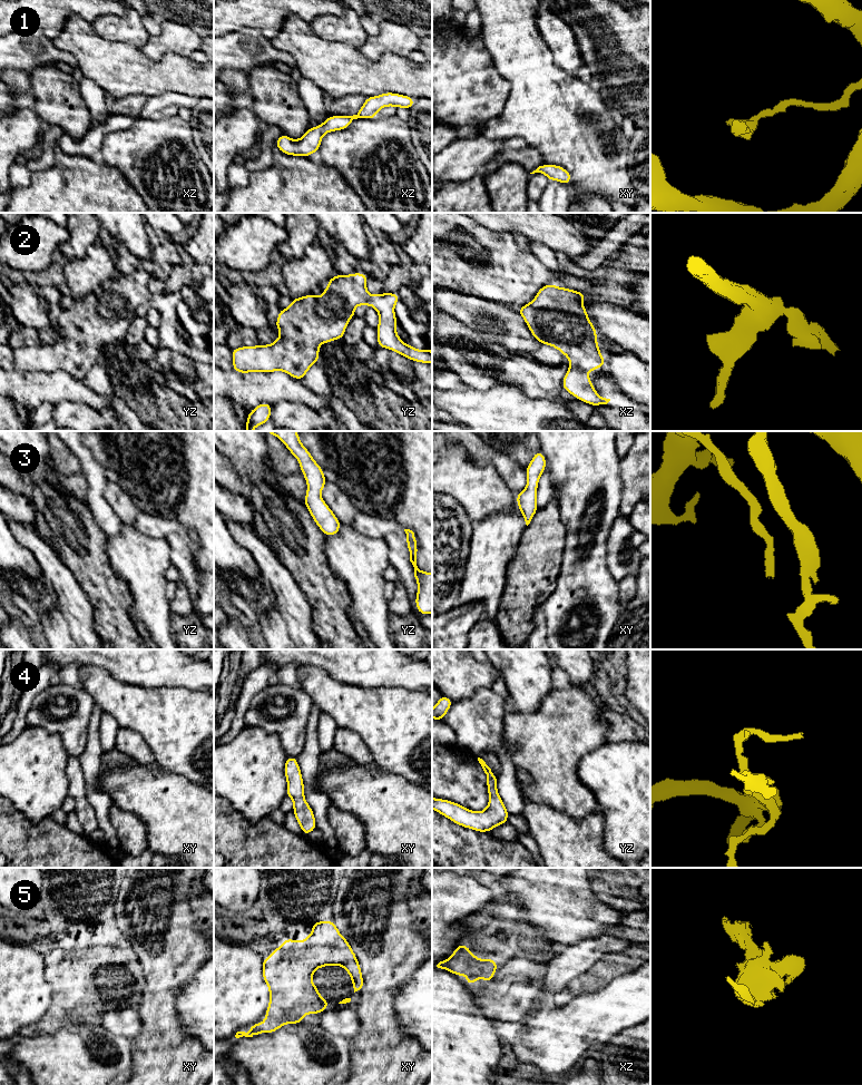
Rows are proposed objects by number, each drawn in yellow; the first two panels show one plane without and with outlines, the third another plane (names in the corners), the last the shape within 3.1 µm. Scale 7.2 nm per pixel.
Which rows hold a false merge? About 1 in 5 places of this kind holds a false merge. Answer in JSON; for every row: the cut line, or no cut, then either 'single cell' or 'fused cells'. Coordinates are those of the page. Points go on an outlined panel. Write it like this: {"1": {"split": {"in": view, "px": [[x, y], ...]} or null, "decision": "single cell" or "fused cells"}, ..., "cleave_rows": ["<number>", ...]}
{"1": {"split": null, "decision": "single cell"}, "2": {"split": null, "decision": "single cell"}, "3": {"split": null, "decision": "single cell"}, "4": {"split": null, "decision": "single cell"}, "5": {"split": null, "decision": "single cell"}, "cleave_rows": []}

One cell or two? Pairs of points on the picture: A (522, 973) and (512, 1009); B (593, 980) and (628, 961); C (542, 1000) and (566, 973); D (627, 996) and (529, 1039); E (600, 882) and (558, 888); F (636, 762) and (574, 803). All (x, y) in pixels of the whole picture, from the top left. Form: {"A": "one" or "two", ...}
{"A": "one", "B": "one", "C": "one", "D": "one", "E": "two", "F": "two"}

